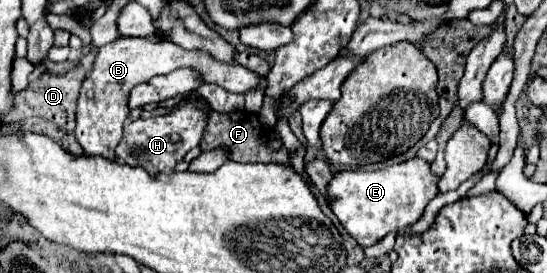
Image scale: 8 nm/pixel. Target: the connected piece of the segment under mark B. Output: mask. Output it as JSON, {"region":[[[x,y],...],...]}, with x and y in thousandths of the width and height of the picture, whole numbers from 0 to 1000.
{"region":[[[227,139],[179,176],[172,256],[157,278],[146,322],[143,352],[143,410],[139,410],[139,513],[154,542],[154,564],[179,564],[197,586],[208,586],[208,542],[216,535],[223,505],[223,462],[227,440],[238,418],[234,359],[238,330],[260,300],[271,300],[274,286],[289,271],[311,271],[322,249],[355,249],[369,271],[373,300],[388,300],[399,315],[410,315],[420,337],[446,344],[453,322],[464,322],[475,293],[472,271],[461,256],[450,256],[439,234],[410,234],[395,227],[388,205],[366,190],[366,183],[336,183],[322,168],[311,147],[285,147],[285,139]]]}

